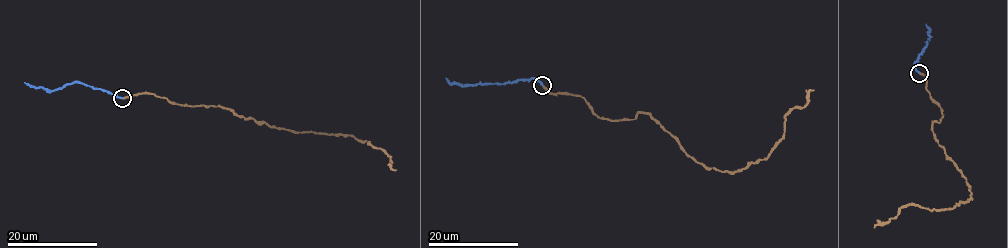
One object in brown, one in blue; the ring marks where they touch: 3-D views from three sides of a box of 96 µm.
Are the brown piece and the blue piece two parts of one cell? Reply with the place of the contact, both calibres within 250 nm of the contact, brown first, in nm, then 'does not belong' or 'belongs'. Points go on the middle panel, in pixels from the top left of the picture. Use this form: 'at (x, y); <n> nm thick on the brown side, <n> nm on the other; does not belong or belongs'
at (542, 85); 360 nm thick on the brown side, 280 nm on the other; belongs

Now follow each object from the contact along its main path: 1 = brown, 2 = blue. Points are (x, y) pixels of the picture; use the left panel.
1: (123, 98), (152, 94), (183, 106), (231, 109), (277, 128), (354, 136), (383, 149), (392, 170), (396, 169)
2: (123, 98), (81, 82), (72, 82), (53, 90), (24, 82)

